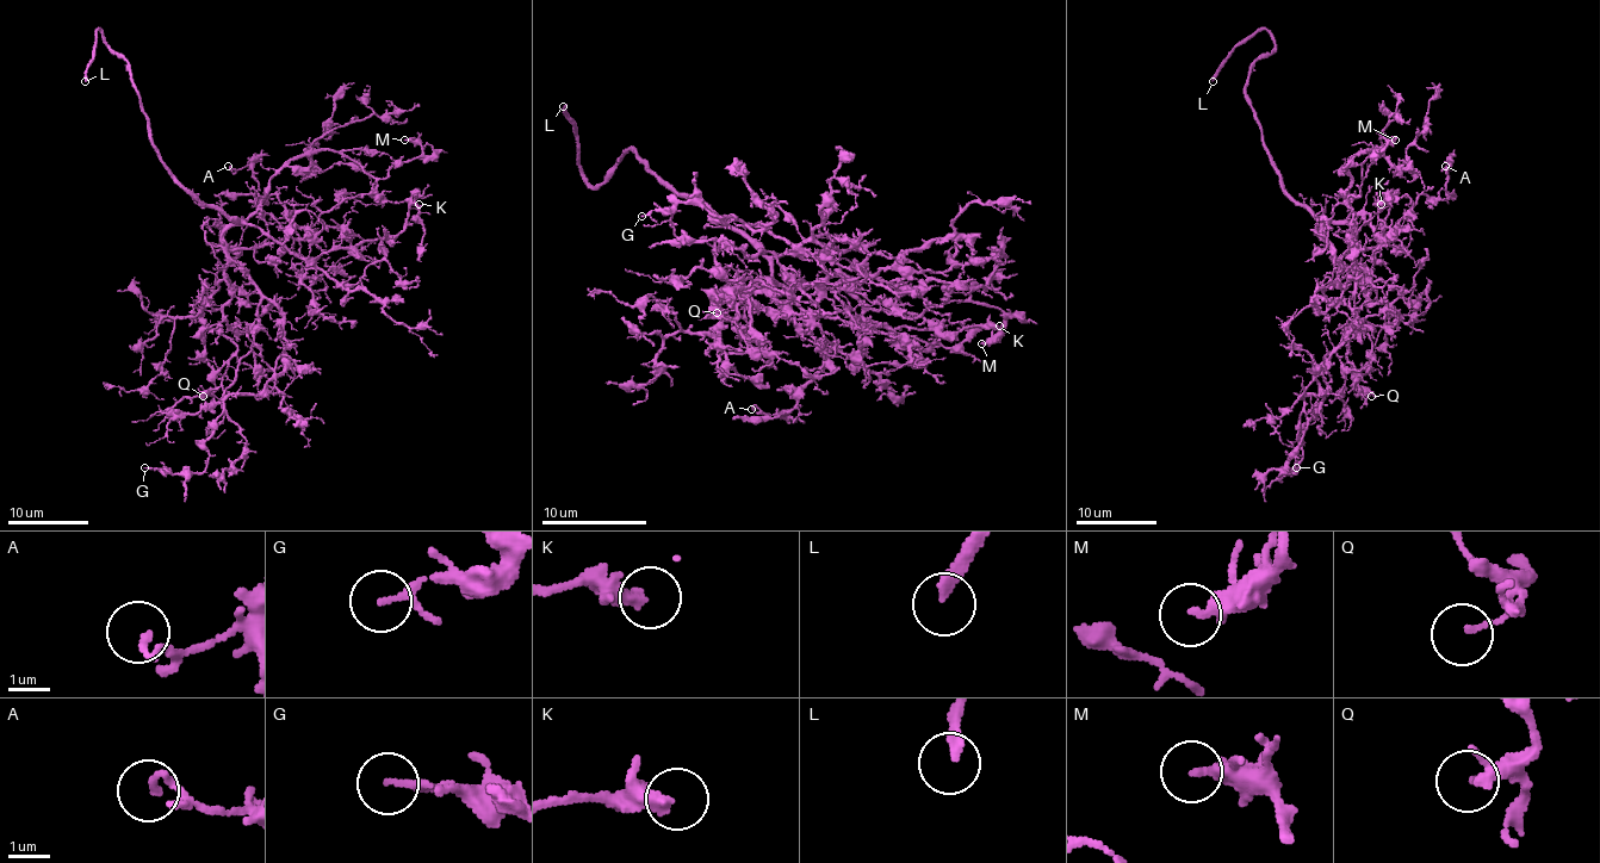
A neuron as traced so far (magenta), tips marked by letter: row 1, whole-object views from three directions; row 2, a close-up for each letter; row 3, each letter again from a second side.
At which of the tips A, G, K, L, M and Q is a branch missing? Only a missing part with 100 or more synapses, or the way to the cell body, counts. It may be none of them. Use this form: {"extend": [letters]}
{"extend": ["L"]}

